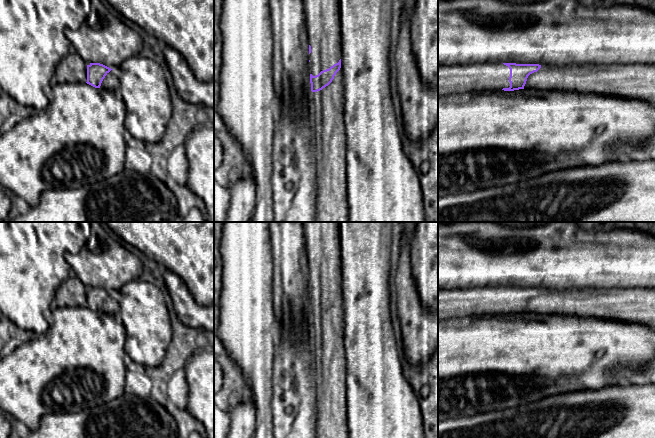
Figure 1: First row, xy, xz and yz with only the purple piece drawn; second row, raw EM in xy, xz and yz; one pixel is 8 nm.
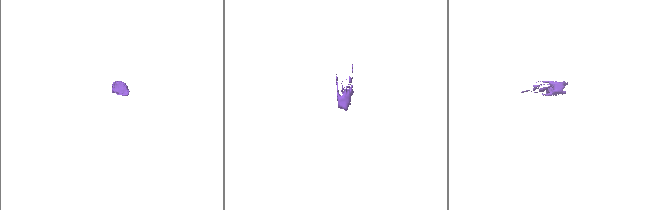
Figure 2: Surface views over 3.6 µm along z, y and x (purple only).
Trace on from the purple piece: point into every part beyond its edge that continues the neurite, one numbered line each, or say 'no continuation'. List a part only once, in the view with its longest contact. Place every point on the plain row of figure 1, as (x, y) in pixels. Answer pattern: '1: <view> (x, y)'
1: xz (327, 329)
2: yz (452, 303)

